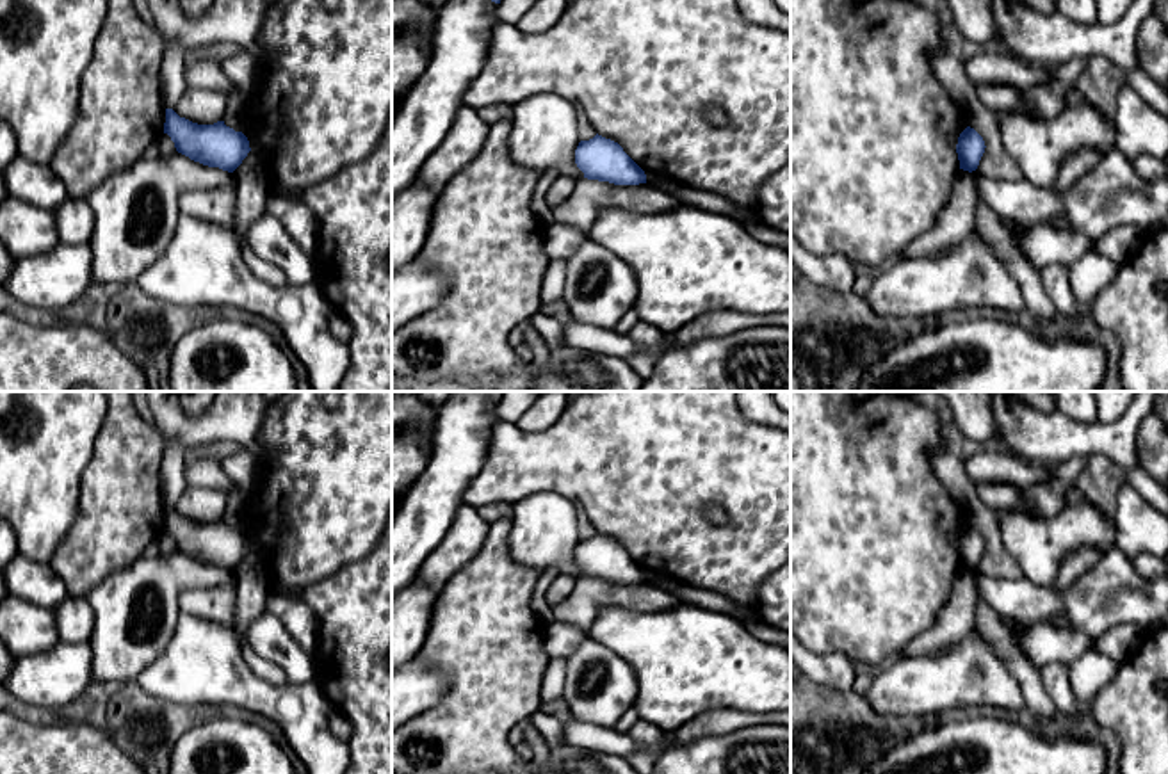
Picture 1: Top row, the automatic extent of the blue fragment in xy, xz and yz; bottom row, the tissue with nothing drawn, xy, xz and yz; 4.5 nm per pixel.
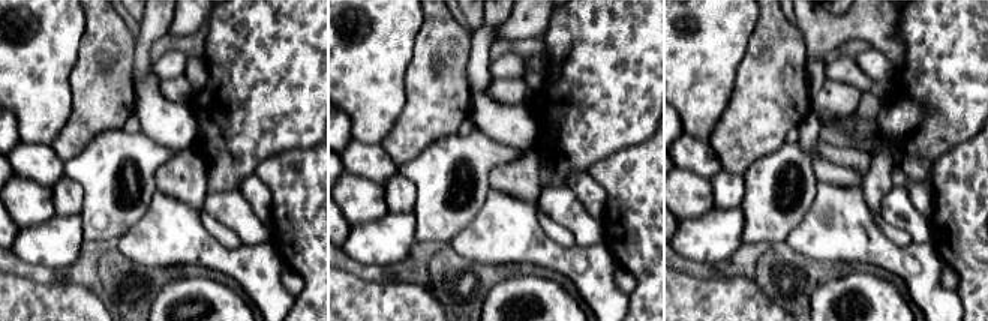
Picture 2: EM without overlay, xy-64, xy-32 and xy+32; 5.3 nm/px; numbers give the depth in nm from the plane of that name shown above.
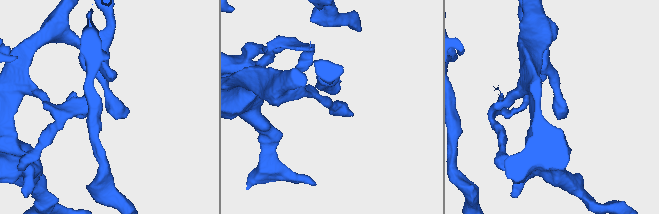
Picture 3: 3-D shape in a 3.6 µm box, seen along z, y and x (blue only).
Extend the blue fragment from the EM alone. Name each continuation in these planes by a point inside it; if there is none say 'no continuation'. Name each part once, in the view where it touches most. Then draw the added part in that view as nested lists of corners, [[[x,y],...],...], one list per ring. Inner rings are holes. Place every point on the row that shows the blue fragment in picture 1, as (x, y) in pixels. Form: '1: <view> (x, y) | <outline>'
no continuation

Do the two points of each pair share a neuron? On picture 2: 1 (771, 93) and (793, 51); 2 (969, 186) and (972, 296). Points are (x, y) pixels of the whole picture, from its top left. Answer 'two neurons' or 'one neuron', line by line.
1: one neuron
2: one neuron

